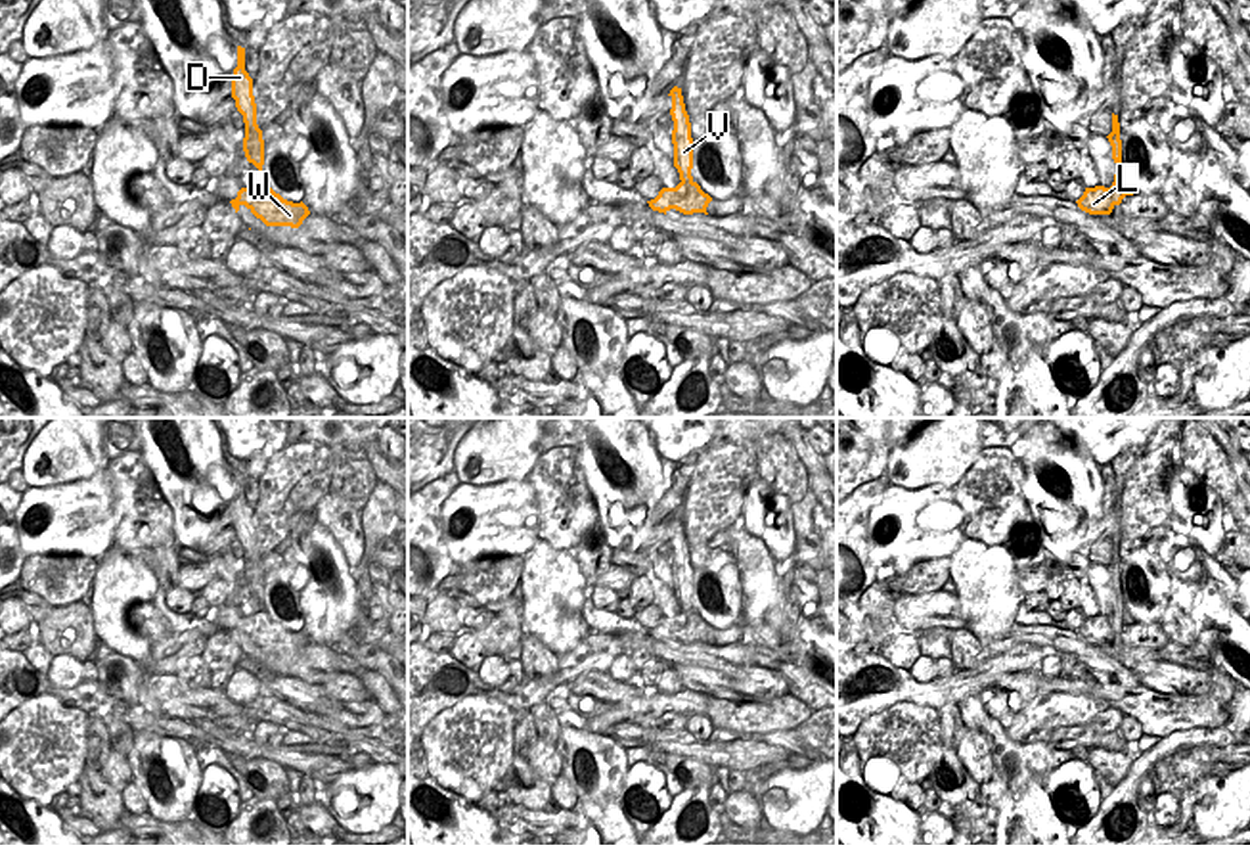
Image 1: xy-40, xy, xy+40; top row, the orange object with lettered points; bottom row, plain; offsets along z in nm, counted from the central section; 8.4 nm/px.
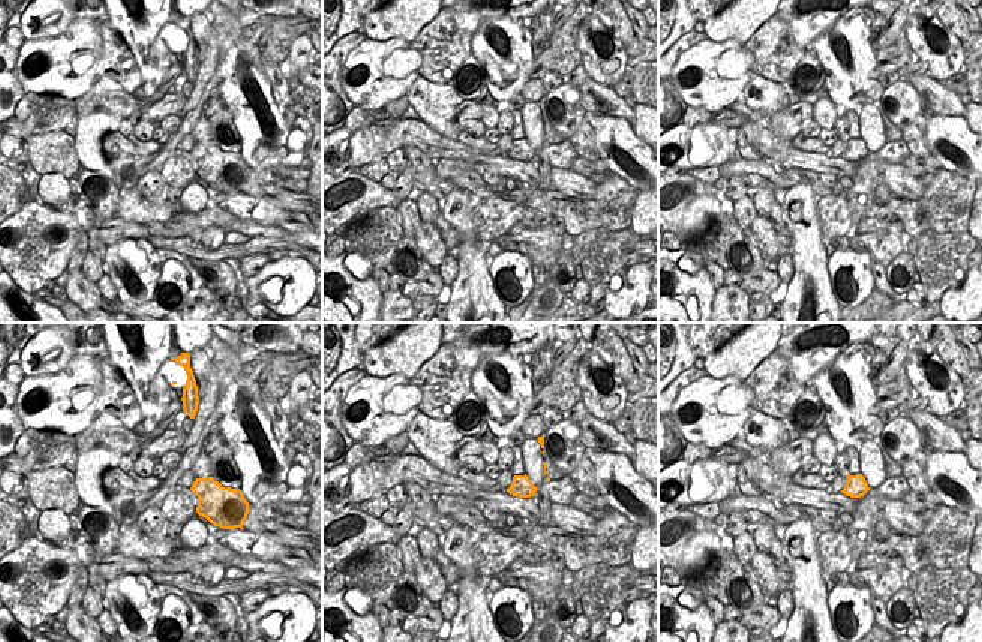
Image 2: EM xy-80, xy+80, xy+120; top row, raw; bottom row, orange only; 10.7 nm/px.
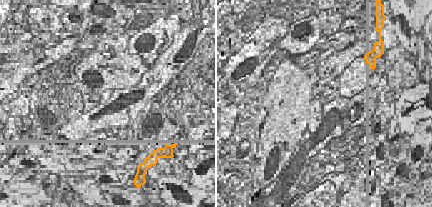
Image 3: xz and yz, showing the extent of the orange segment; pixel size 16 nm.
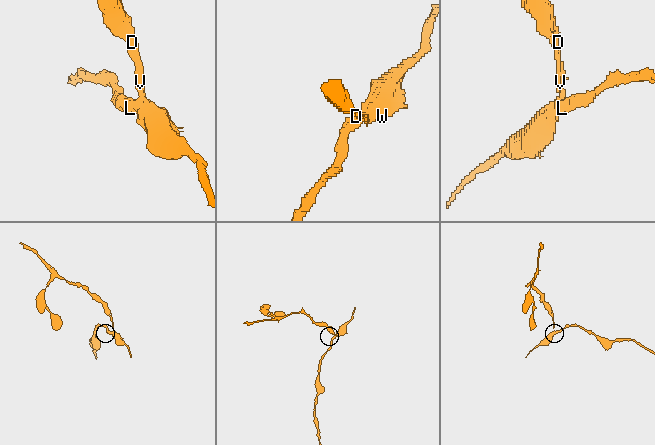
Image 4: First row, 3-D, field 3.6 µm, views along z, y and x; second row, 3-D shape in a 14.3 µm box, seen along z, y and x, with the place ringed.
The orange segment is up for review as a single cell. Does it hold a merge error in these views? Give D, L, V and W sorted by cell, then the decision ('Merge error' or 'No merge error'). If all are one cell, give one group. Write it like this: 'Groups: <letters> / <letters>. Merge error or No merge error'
Groups: D V / L W. Merge error

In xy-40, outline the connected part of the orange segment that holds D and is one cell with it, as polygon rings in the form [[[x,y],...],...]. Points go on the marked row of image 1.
[[[237,46],[237,67],[234,69],[232,75],[232,98],[235,100],[235,107],[243,115],[243,123],[245,123],[245,138],[243,138],[245,157],[262,174],[264,140],[262,140],[262,130],[257,125],[253,79],[245,71],[245,48],[241,46]]]

